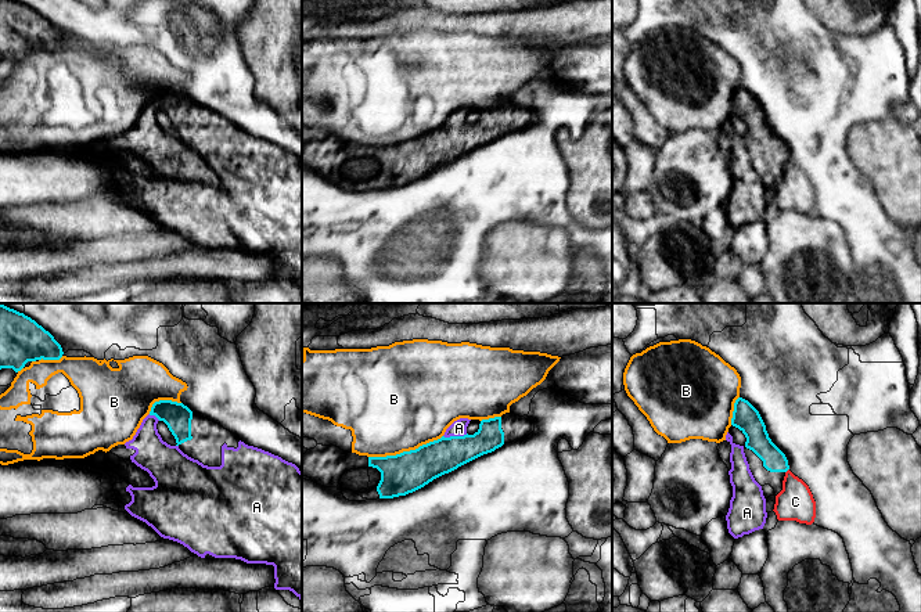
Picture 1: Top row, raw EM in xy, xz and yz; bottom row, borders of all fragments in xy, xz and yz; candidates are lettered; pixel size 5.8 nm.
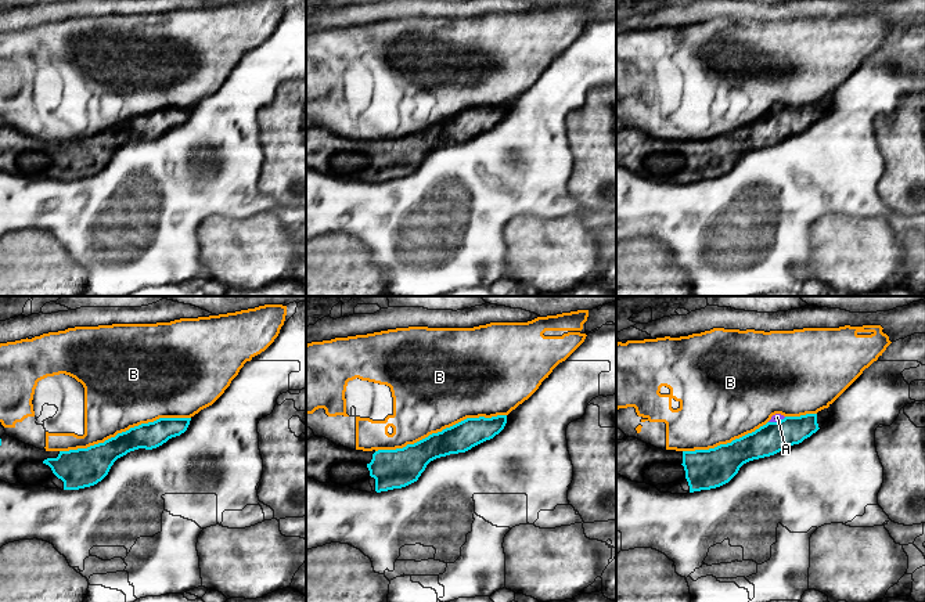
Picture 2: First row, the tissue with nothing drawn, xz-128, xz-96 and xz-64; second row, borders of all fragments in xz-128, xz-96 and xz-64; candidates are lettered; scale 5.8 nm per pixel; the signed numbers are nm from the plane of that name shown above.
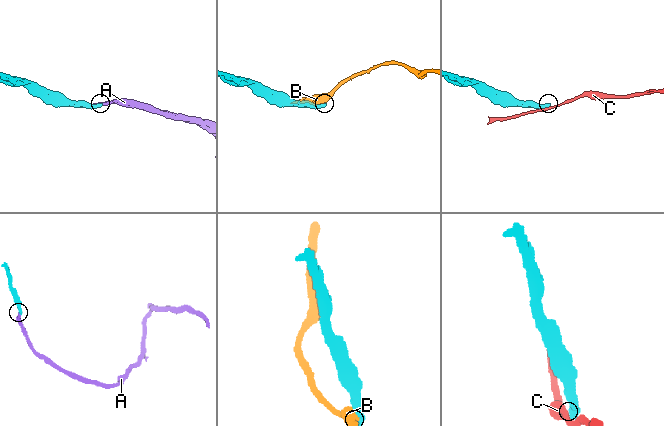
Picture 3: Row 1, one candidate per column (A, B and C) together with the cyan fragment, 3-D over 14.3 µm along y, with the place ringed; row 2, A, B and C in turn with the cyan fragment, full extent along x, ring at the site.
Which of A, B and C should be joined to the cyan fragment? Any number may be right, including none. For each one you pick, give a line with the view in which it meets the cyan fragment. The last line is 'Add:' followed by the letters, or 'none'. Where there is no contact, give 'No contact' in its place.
A: Touches cyan in xz
Add: A

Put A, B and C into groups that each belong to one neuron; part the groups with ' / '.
A / B / C

